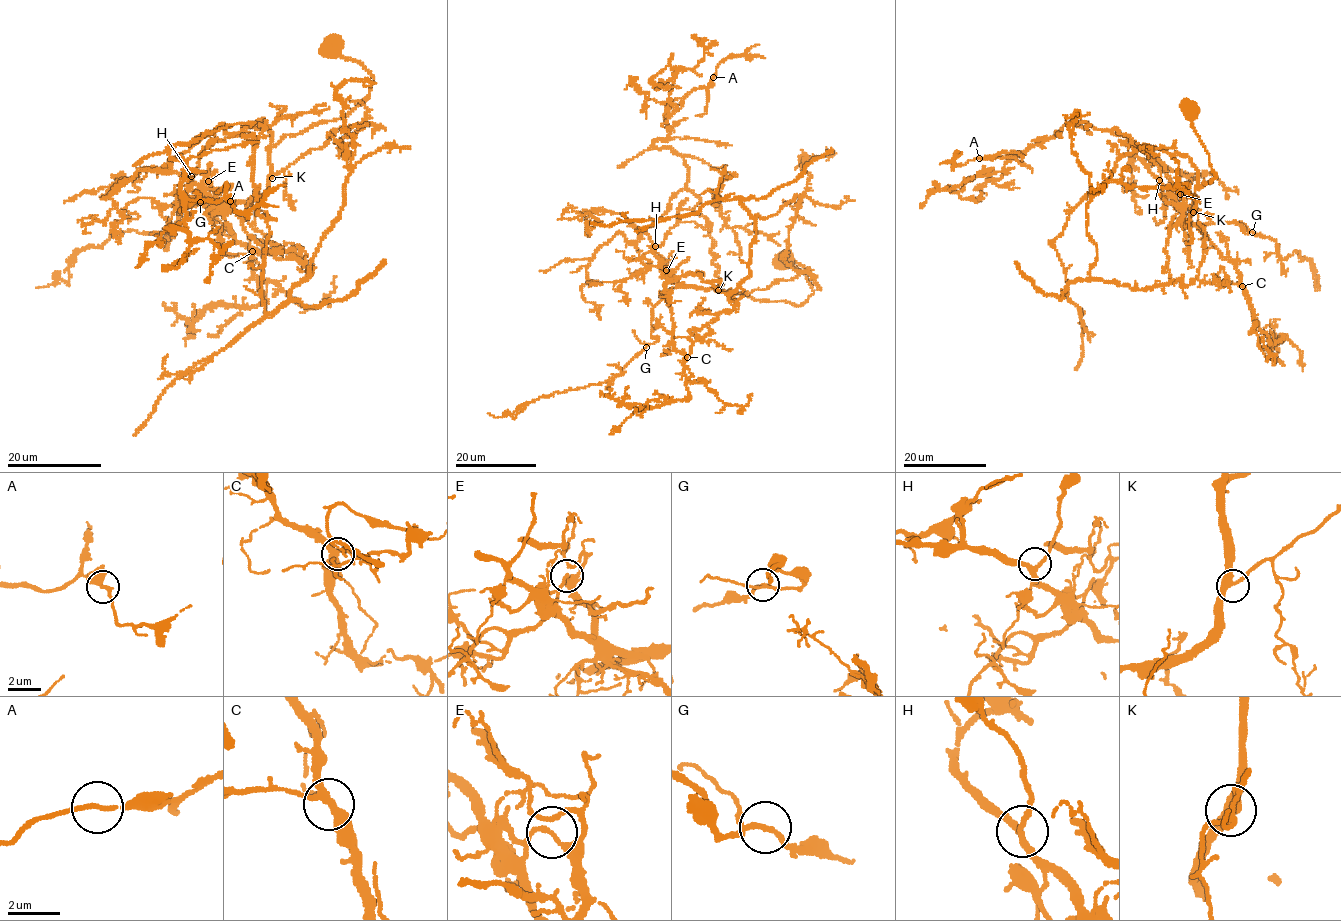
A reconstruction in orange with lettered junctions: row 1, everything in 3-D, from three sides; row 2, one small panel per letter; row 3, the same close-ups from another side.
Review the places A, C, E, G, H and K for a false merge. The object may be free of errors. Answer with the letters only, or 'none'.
E

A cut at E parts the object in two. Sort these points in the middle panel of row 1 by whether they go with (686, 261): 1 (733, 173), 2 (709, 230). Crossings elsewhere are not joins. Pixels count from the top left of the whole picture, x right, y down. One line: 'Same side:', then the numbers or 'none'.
Same side: 1

